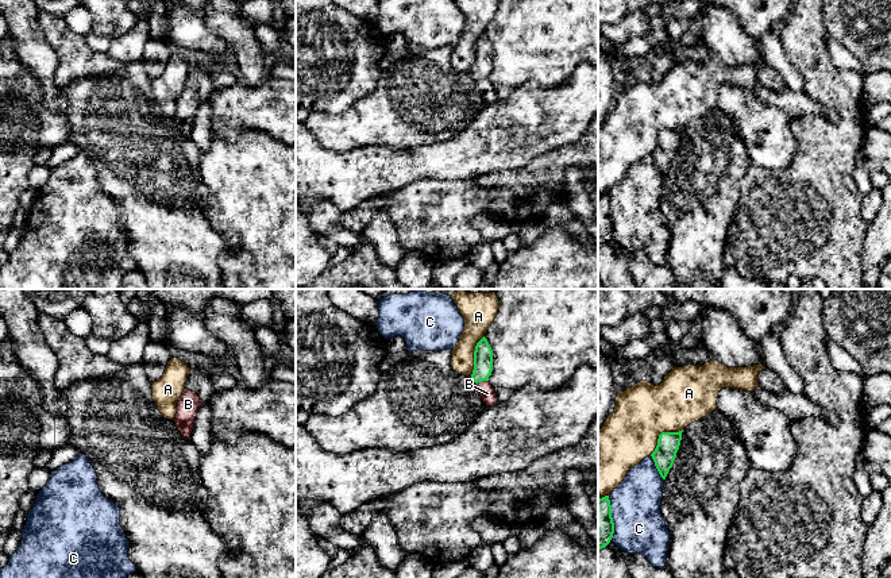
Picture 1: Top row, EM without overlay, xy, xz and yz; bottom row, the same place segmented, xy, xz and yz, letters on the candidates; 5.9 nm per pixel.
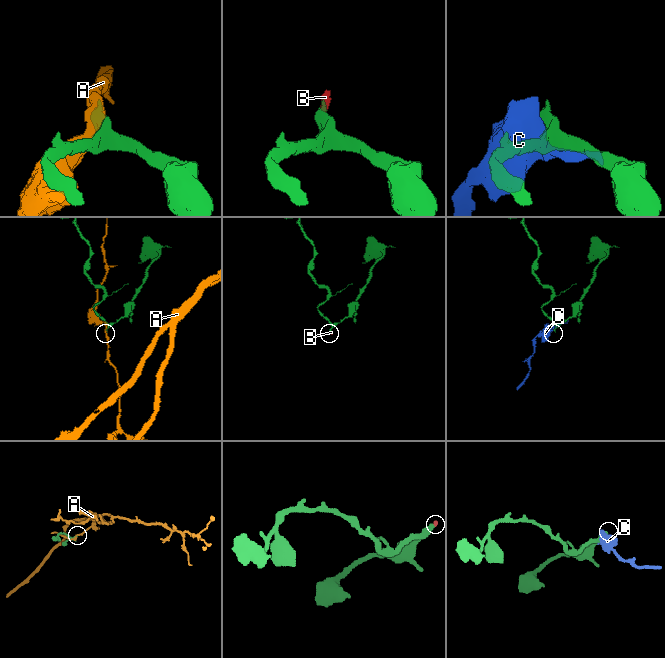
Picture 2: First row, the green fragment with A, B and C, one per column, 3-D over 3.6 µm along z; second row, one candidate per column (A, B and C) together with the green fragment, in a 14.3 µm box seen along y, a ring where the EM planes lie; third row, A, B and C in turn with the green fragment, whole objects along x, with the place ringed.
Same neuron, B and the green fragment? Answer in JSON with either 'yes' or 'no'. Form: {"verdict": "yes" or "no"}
{"verdict": "yes"}

